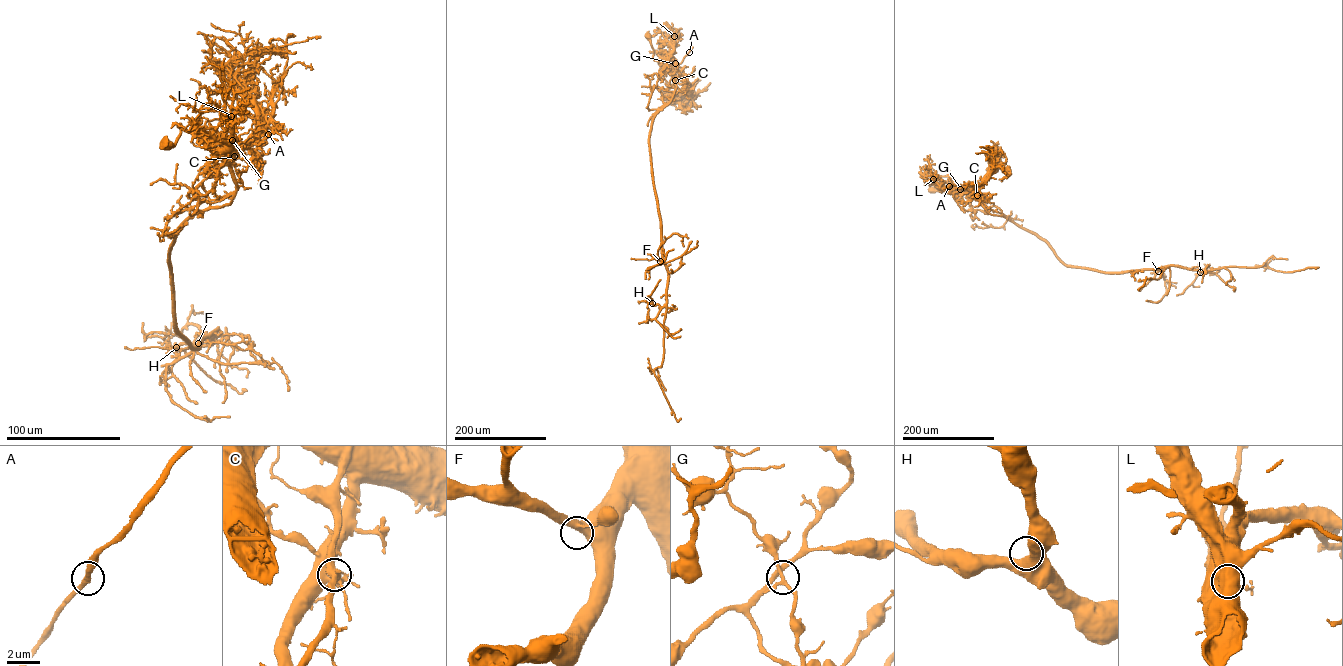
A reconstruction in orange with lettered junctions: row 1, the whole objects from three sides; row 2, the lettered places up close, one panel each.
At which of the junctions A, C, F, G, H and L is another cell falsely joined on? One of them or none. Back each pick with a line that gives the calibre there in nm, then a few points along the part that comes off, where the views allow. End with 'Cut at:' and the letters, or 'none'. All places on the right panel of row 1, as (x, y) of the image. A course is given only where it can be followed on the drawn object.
C: calibre 400 nm; course (977, 195), (968, 189), (983, 183), (994, 162), (994, 152), (980, 147)
Cut at: C

